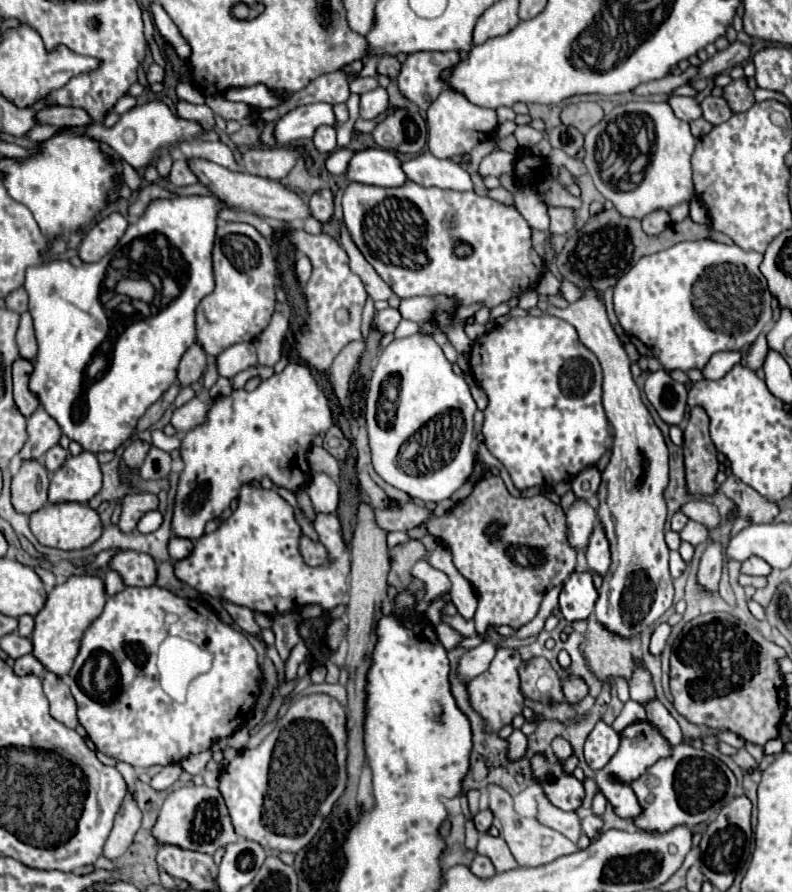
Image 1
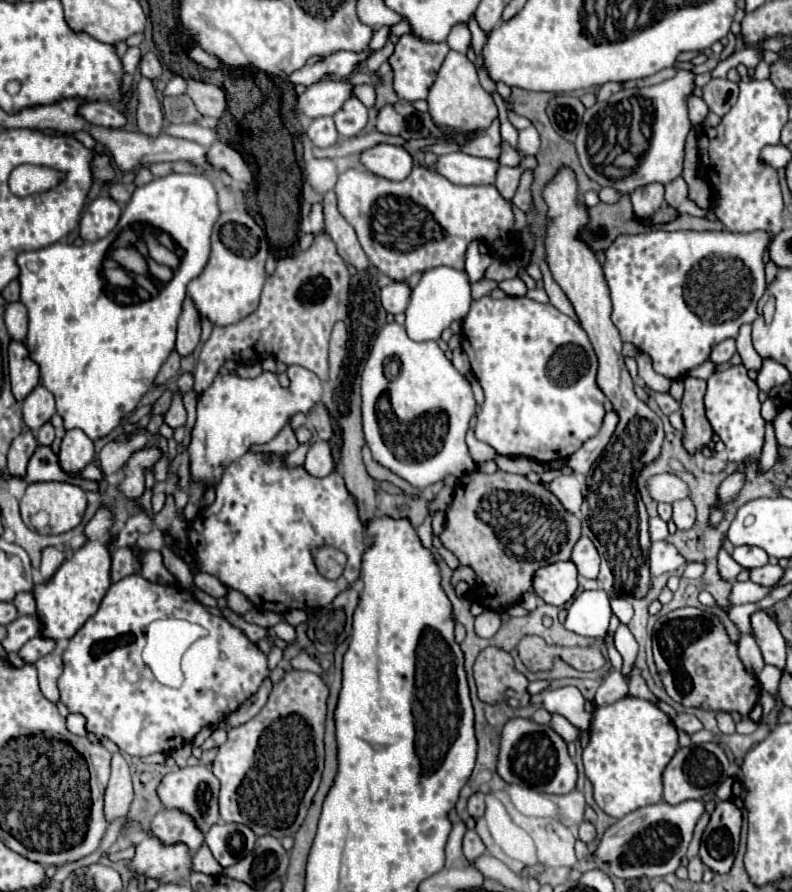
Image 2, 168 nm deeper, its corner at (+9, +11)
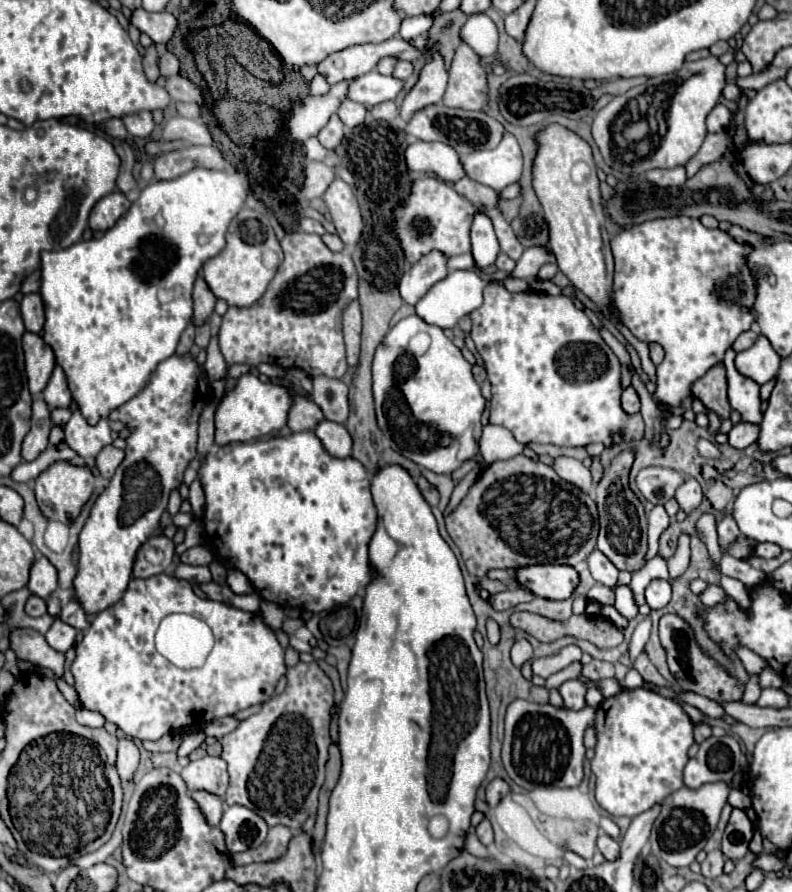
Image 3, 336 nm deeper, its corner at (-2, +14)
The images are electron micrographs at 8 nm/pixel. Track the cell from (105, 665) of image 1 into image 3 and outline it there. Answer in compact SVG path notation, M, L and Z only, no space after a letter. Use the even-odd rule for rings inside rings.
M157 574L147 580L133 578L119 602L95 614L83 640L77 644L77 658L71 672L83 708L103 714L105 720L117 724L131 738L159 740L163 734L177 732L183 726L195 732L215 718L231 716L249 706L267 702L273 696L279 678L285 674L283 652L275 632L265 624L259 612L253 614L225 602L199 598L187 580Z

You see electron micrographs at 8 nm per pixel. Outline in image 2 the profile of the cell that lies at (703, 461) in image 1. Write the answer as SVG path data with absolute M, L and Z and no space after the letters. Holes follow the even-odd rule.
M684 379L686 391L682 397L682 419L684 419L684 449L690 455L700 453L712 439L712 427L704 417L704 393L706 381L702 379Z

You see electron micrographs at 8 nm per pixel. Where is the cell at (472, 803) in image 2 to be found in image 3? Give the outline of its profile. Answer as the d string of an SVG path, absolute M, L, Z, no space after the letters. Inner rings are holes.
M495 778L495 780L491 780L489 786L487 786L487 804L493 808L493 806L497 806L499 800L501 800L503 796L507 796L507 794L509 794L509 784L507 784L503 778Z

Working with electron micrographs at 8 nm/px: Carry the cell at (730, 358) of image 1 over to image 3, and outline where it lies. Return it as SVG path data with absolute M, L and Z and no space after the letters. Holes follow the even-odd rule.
M747 330L747 332L743 332L743 334L739 334L739 338L735 340L735 344L733 344L733 350L735 352L741 352L741 350L747 350L753 342L757 340L757 332L753 332L753 330Z

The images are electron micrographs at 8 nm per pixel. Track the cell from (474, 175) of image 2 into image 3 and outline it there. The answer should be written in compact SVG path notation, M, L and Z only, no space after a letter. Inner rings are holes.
M511 132L503 134L503 140L495 150L477 150L475 154L461 156L463 168L471 180L477 180L493 190L501 192L505 186L519 182L523 156L517 138Z

